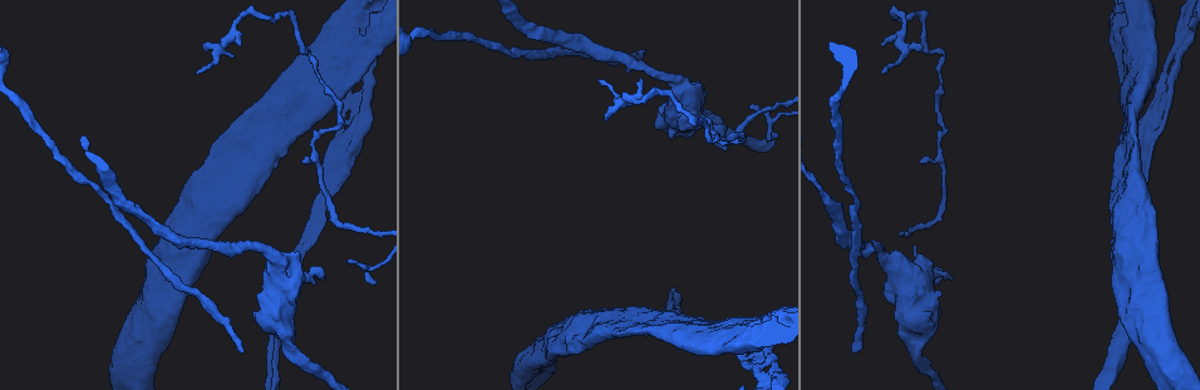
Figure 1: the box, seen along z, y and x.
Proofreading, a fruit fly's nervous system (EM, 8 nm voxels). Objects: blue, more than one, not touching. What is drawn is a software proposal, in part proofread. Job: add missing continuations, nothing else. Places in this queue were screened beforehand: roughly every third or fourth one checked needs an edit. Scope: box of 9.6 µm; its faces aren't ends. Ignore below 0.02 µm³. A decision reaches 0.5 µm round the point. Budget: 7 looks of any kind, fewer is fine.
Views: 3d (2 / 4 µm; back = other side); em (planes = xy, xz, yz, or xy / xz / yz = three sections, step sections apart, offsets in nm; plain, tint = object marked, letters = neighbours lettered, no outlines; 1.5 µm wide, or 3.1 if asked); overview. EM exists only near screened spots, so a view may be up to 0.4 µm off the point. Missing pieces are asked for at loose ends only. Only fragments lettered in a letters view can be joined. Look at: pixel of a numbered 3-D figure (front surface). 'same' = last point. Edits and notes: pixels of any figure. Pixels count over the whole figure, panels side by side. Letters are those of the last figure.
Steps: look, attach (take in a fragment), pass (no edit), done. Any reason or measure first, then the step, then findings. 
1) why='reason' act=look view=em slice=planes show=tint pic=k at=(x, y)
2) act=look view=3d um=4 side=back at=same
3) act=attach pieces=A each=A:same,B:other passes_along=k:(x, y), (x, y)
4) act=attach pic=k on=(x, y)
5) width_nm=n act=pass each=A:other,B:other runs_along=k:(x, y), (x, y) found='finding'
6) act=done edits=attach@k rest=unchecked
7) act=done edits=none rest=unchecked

why='long arm stops here' act=look view=3d um=2 pic=1 at=(644, 52)

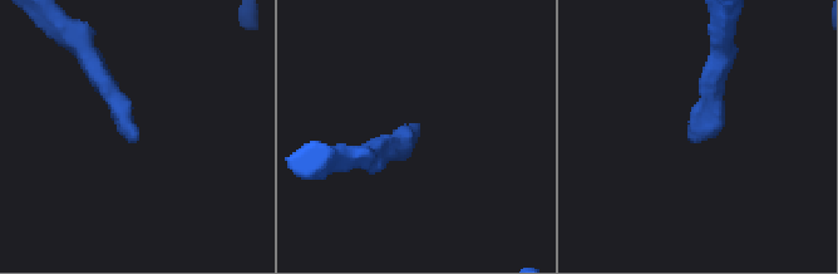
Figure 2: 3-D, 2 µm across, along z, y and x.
why='now the EM' act=look view=em slice=planes show=letters pic=2 at=(695, 139)

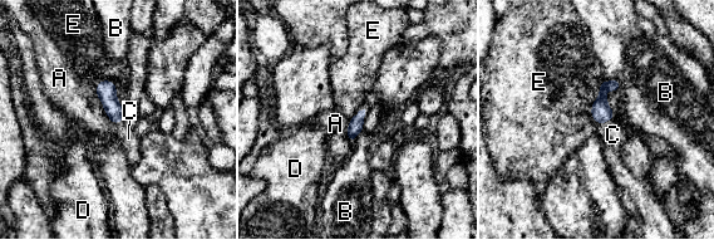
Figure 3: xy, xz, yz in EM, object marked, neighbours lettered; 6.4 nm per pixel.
width_nm=100 act=attach pieces=C each=A:other,B:other,C:same,D:other,E:other passes_along=3:(600, 111), (606, 121), (612, 135) found='the neuron continues'

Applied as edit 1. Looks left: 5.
why='an open end' act=look view=3d um=2 pic=1 at=(322, 280)

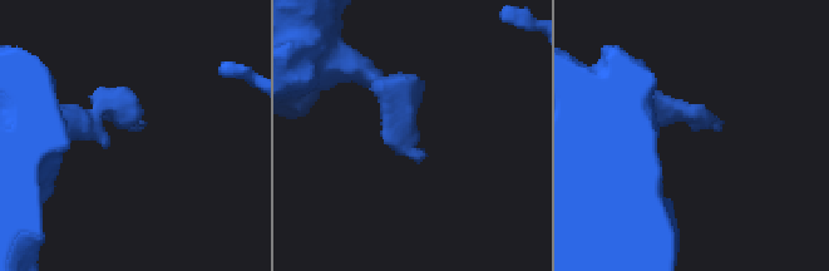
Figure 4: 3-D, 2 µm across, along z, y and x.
why='now the EM' act=look view=em slice=xz step=4 show=tint pic=4 at=(721, 124)

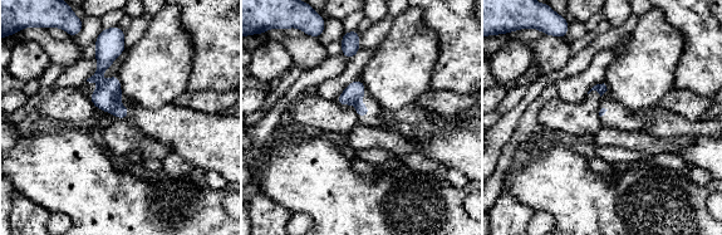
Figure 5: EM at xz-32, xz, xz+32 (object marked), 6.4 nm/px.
act=look view=em slice=xz step=4 show=letters at=same

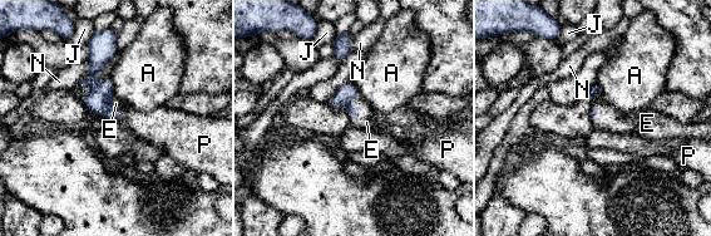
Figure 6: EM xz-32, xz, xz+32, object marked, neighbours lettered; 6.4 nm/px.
longest_contact=E:190nm act=attach pieces=E each=A:other,E:same,J:other,N:other,P:other found='the neuron continues'

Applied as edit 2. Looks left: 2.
act=look view=overview

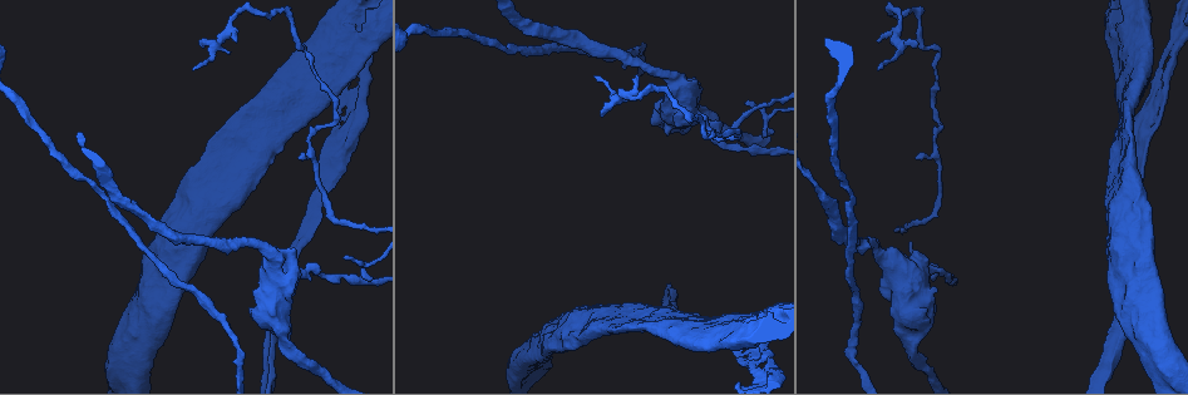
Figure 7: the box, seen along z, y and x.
why='an open end' act=look view=em slice=planes show=letters pic=7 at=(298, 158)

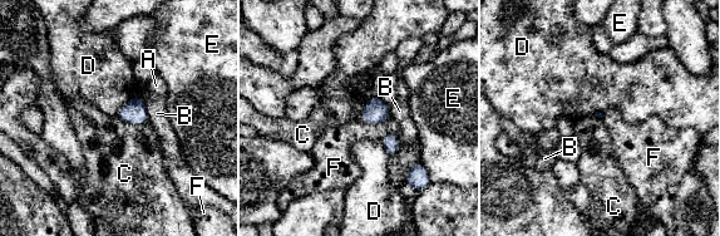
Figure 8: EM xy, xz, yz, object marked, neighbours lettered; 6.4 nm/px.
act=pass each=A:other,B:other,C:other,D:other,E:other,F:other found='none of them fits'

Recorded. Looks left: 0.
act=done edits=attach@3,attach@6 rest=unchecked

